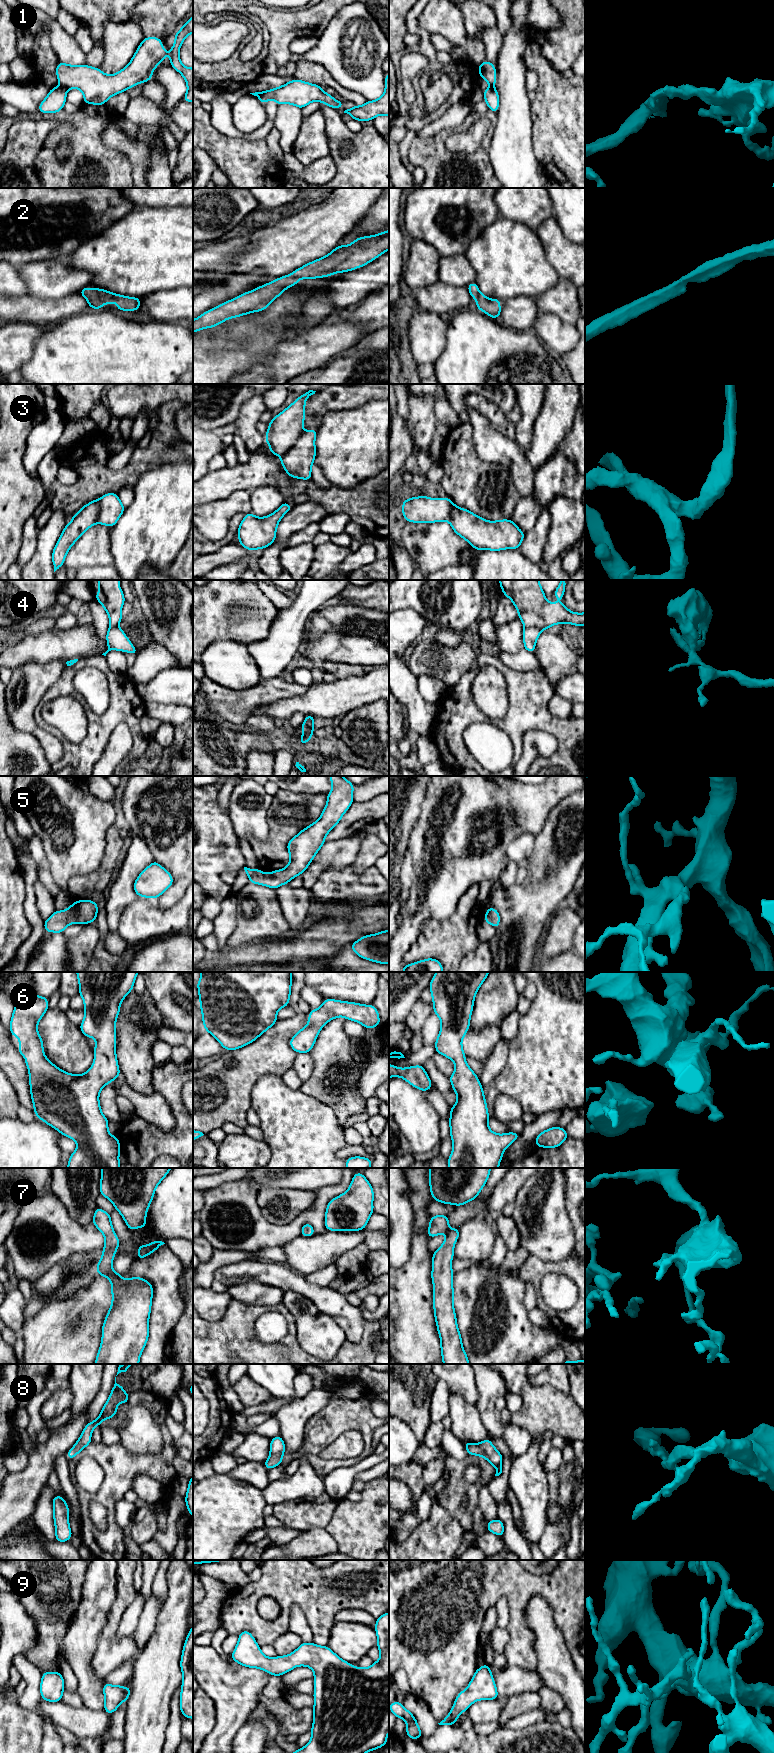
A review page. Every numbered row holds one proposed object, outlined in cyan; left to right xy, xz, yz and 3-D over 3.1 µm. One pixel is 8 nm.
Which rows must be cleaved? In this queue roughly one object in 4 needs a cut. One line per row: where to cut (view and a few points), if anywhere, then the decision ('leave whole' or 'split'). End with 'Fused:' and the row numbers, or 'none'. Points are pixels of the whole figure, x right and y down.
1: cut xy (61, 85), (67, 89); split
2: cut none; leave whole
3: cut none; leave whole
4: cut yz (524, 626), (538, 626), (542, 629); split
5: cut none; leave whole
6: cut none; leave whole
7: cut none; leave whole
8: cut none; leave whole
9: cut none; leave whole
Fused: 1, 4

